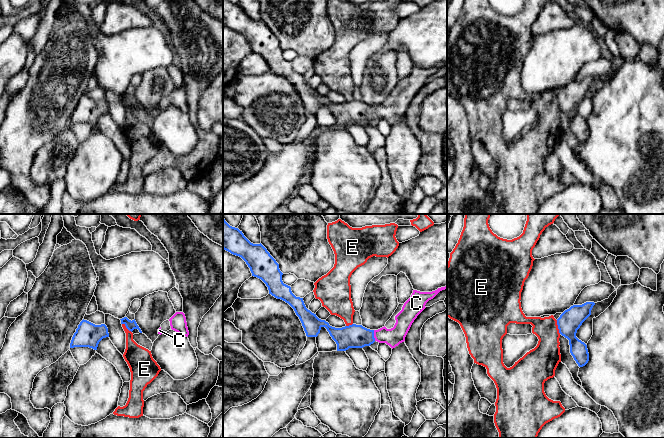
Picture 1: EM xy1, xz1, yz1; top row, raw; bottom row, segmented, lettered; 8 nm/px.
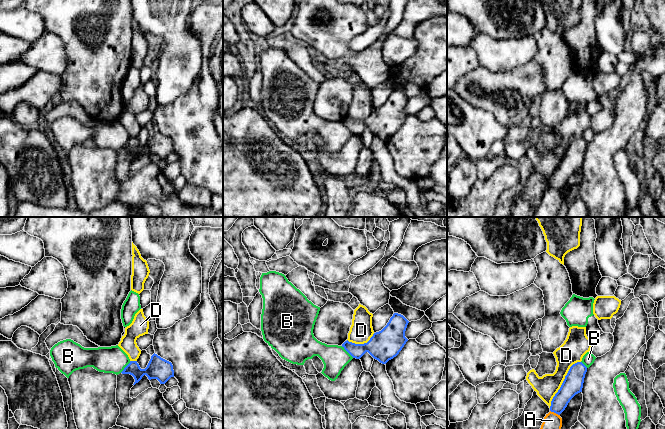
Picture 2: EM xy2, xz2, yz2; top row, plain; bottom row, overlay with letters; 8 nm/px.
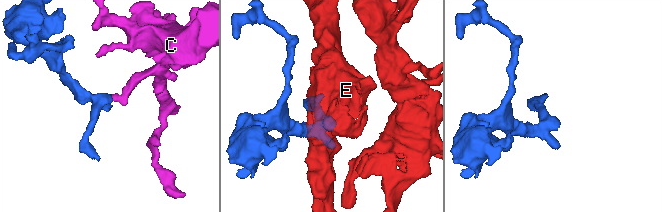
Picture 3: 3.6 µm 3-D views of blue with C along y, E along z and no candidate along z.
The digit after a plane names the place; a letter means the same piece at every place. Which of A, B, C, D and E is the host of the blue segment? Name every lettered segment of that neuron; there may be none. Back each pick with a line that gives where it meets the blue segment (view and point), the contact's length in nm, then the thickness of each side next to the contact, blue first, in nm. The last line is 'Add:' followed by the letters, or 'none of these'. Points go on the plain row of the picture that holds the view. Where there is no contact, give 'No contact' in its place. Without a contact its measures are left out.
C: Touches blue at xz1 (373, 111). Shared border 90 nm. Thickness 190 nm (blue) against 150 nm
Add: C

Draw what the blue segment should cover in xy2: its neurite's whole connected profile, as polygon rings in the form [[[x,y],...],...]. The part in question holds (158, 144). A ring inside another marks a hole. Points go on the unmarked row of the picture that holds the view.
[[[155,129],[151,132],[145,145],[141,145],[137,137],[130,137],[121,149],[132,151],[135,155],[133,161],[138,159],[144,151],[146,151],[149,156],[157,155],[160,160],[165,160],[171,153],[174,153],[172,139]]]

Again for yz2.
[[[577,138],[570,143],[560,165],[551,177],[551,188],[560,191],[570,176],[582,168],[586,148],[587,143],[582,138]]]

